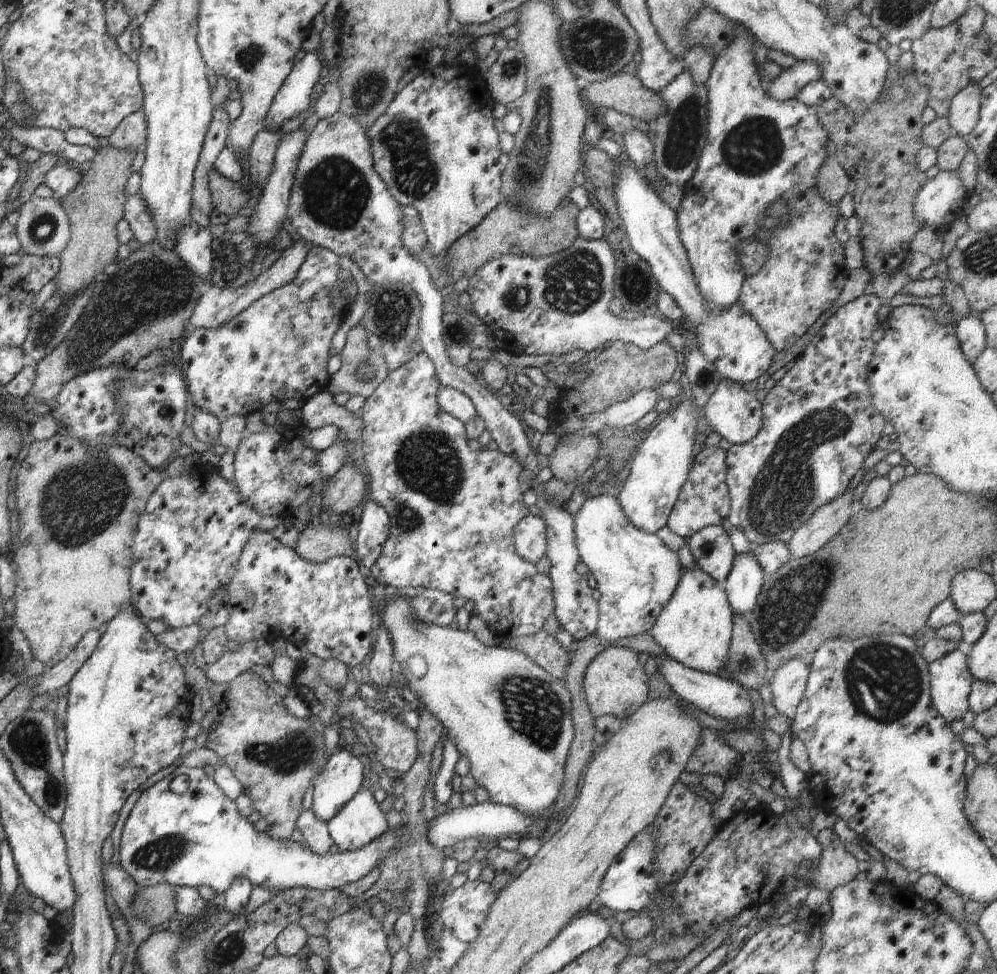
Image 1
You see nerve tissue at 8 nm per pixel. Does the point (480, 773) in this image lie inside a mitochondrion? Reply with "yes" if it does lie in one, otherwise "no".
no

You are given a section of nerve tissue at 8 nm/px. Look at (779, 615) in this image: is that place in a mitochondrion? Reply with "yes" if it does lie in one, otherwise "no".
yes

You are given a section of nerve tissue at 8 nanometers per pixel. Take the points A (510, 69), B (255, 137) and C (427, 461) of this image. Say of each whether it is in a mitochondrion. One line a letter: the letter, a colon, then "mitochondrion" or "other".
A: mitochondrion
B: other
C: mitochondrion

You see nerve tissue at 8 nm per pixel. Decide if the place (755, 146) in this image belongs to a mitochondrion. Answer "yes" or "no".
yes

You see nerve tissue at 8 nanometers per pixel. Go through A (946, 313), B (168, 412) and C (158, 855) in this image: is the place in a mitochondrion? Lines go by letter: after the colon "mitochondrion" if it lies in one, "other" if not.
A: other
B: other
C: mitochondrion

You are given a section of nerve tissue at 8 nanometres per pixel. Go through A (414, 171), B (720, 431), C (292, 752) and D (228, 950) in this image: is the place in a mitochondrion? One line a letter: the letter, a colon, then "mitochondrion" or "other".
A: mitochondrion
B: other
C: mitochondrion
D: mitochondrion

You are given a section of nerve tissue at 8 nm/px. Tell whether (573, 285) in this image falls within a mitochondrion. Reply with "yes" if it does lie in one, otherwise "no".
yes

